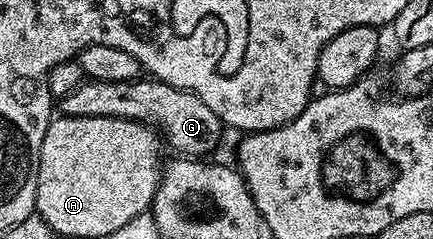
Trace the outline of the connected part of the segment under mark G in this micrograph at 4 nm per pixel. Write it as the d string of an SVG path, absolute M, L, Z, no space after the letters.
M140 79L137 81L84 80L73 91L58 98L57 109L64 117L120 117L142 121L154 127L176 149L176 154L191 159L203 159L219 145L219 132L225 129L222 121L197 95L173 87L164 81Z

